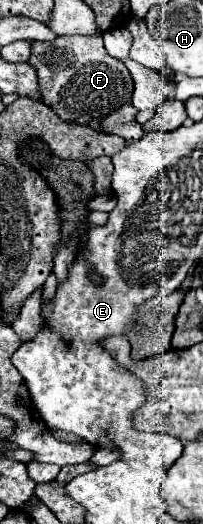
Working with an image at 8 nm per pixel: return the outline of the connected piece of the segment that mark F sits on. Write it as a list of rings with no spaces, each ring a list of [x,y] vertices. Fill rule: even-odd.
[[[74,35],[56,37],[54,41],[32,41],[30,65],[38,71],[38,85],[42,101],[54,109],[54,113],[70,123],[90,125],[102,121],[114,109],[130,103],[134,93],[134,83],[130,71],[122,61],[110,57],[104,49],[102,35]],[[50,85],[50,89],[48,89]]]

